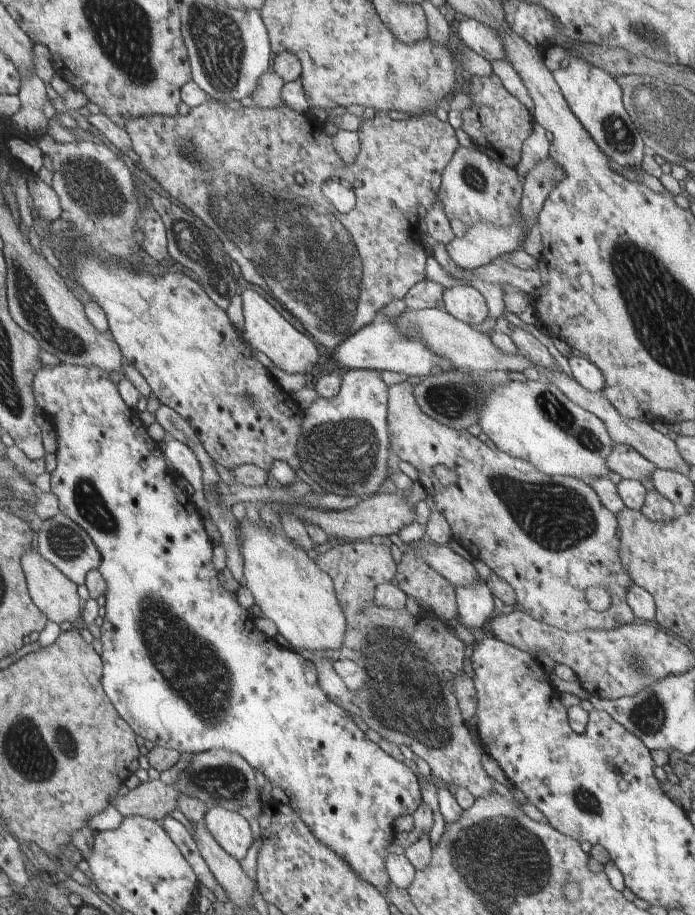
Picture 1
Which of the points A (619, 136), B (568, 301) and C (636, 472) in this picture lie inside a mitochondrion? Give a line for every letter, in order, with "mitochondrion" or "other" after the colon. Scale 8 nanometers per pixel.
A: mitochondrion
B: other
C: other

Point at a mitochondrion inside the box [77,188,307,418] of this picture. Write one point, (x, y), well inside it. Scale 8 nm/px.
(190, 237)

